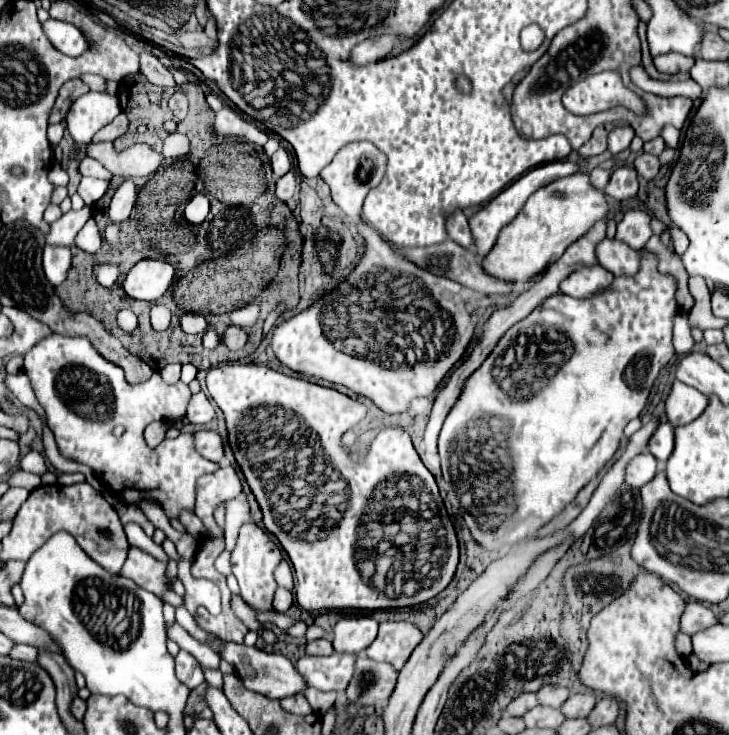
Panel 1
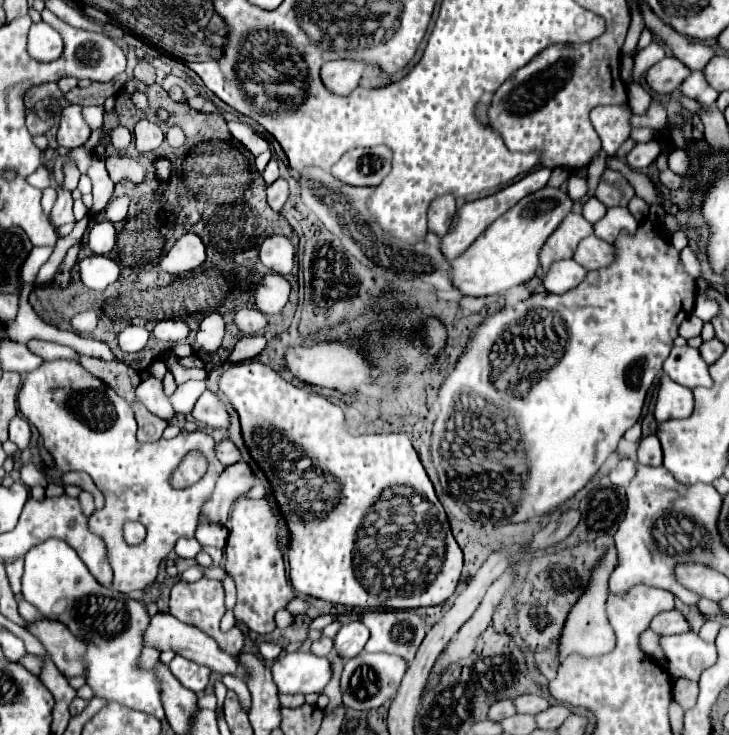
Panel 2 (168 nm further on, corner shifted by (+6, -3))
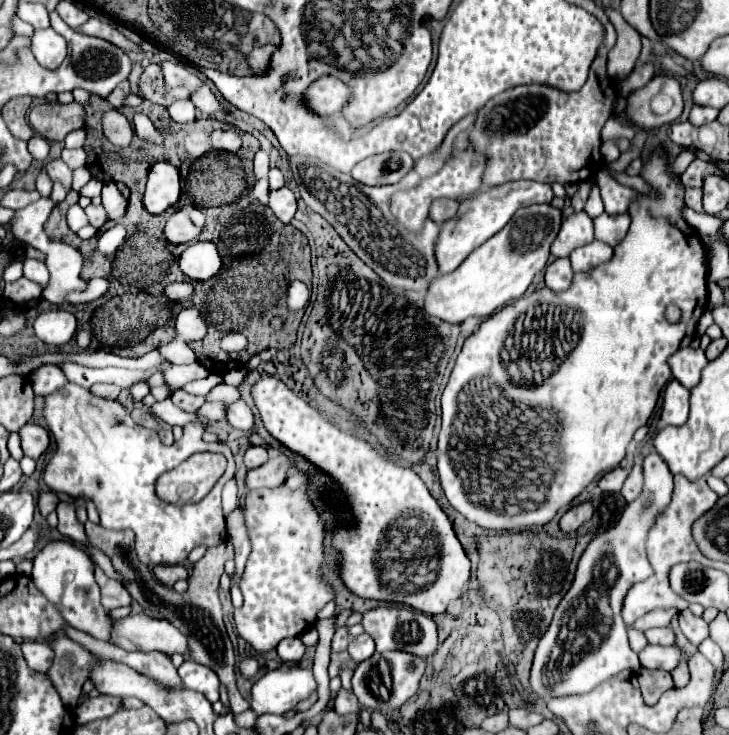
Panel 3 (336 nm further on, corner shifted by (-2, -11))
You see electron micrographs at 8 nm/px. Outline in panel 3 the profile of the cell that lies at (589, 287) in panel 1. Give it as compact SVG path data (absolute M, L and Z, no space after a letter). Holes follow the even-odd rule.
M554 259L546 267L546 287L552 291L566 291L572 283L572 275L570 259Z

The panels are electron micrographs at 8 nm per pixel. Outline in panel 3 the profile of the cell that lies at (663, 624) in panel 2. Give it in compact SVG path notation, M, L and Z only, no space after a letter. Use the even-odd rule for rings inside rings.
M668 627L648 629L644 635L646 635L648 643L652 643L652 645L672 645L674 643L674 633Z

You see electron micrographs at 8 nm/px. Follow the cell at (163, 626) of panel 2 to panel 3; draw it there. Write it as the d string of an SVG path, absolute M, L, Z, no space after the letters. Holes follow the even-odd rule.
M128 615L112 623L114 635L112 645L118 645L126 651L162 651L166 655L182 653L184 659L190 659L186 637L166 619L154 619L150 615Z

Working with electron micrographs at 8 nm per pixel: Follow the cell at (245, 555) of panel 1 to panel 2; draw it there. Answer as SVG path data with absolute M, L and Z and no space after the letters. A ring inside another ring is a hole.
M240 497L234 503L230 523L232 529L226 543L226 571L232 575L238 591L234 615L258 635L272 633L276 629L274 613L284 609L286 603L294 597L294 589L286 579L284 553L278 547L278 509L268 499Z

